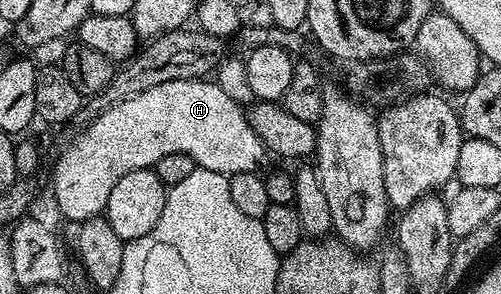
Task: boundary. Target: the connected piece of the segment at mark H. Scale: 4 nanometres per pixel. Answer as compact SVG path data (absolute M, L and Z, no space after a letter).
M216 80L164 82L129 97L125 102L103 111L93 123L76 134L77 138L57 157L51 170L51 190L57 209L72 223L80 223L104 214L111 190L123 175L156 166L163 155L187 155L198 169L232 175L258 172L267 158L265 144L255 135L246 110L217 85Z

